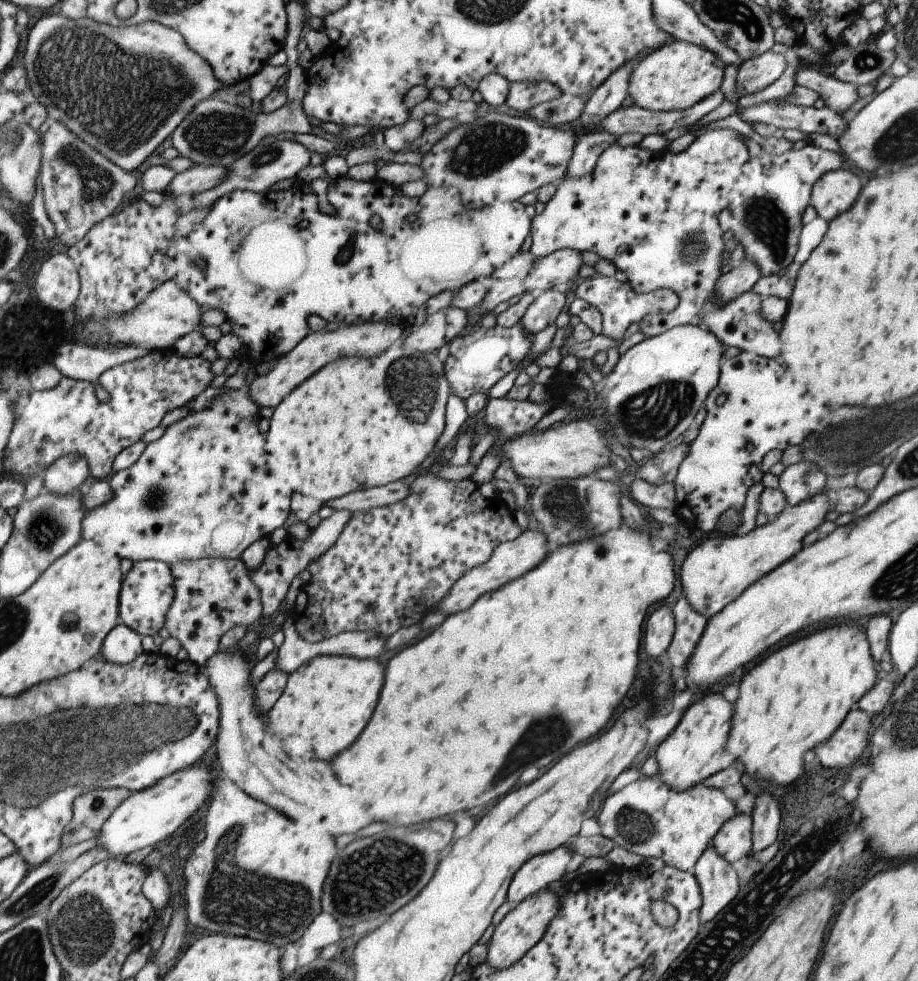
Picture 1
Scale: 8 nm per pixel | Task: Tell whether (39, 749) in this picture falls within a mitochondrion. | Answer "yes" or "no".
yes

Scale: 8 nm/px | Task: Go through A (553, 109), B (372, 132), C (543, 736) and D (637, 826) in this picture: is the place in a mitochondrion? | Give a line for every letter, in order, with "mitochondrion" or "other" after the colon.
A: mitochondrion
B: other
C: mitochondrion
D: mitochondrion

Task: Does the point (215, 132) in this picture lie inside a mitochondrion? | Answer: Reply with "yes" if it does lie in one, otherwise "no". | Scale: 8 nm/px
yes

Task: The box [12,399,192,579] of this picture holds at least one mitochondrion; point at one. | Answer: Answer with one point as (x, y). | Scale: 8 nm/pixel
(46, 527)

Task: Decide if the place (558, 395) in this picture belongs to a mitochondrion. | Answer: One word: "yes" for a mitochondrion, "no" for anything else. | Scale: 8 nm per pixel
no

